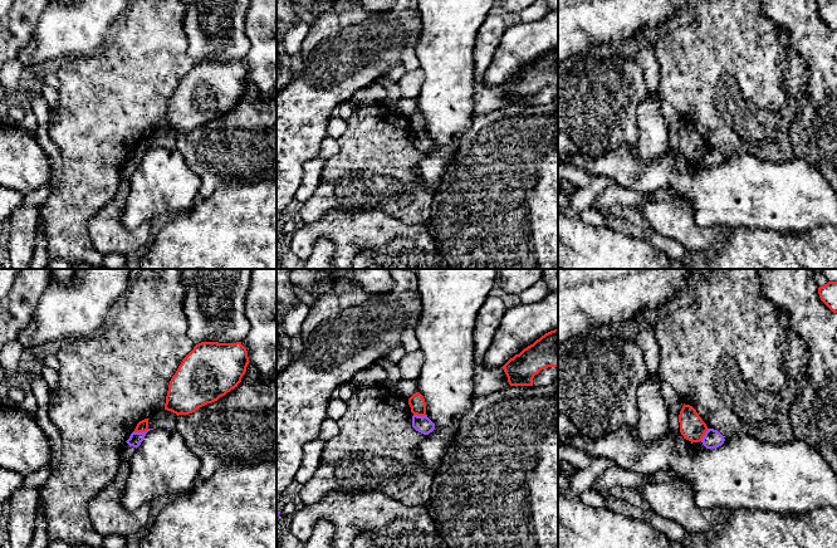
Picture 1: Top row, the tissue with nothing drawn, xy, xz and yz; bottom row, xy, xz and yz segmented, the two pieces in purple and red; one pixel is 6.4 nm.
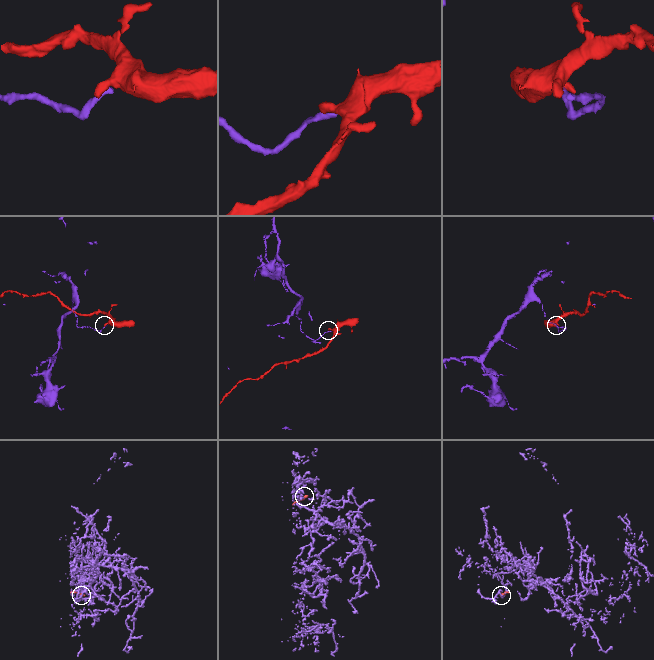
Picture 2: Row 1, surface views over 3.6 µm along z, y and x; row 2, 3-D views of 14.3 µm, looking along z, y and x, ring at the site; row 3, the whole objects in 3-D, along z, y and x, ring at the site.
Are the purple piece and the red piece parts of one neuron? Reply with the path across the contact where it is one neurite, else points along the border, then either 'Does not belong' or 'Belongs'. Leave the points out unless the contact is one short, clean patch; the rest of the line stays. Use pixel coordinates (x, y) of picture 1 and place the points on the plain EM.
Boundary: xy (148, 147), (133, 150). Does not belong

